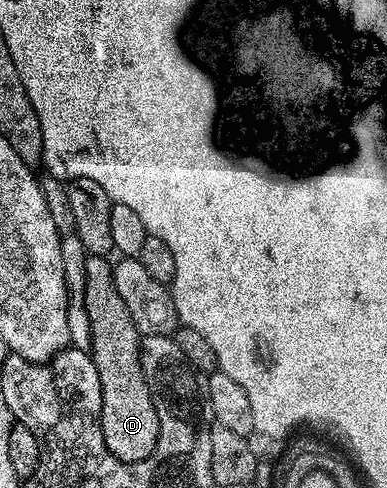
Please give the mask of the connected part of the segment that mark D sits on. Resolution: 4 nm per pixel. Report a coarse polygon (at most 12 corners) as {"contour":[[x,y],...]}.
{"contour":[[87,255],[84,306],[110,448],[136,460],[157,431],[140,334],[107,257]]}

